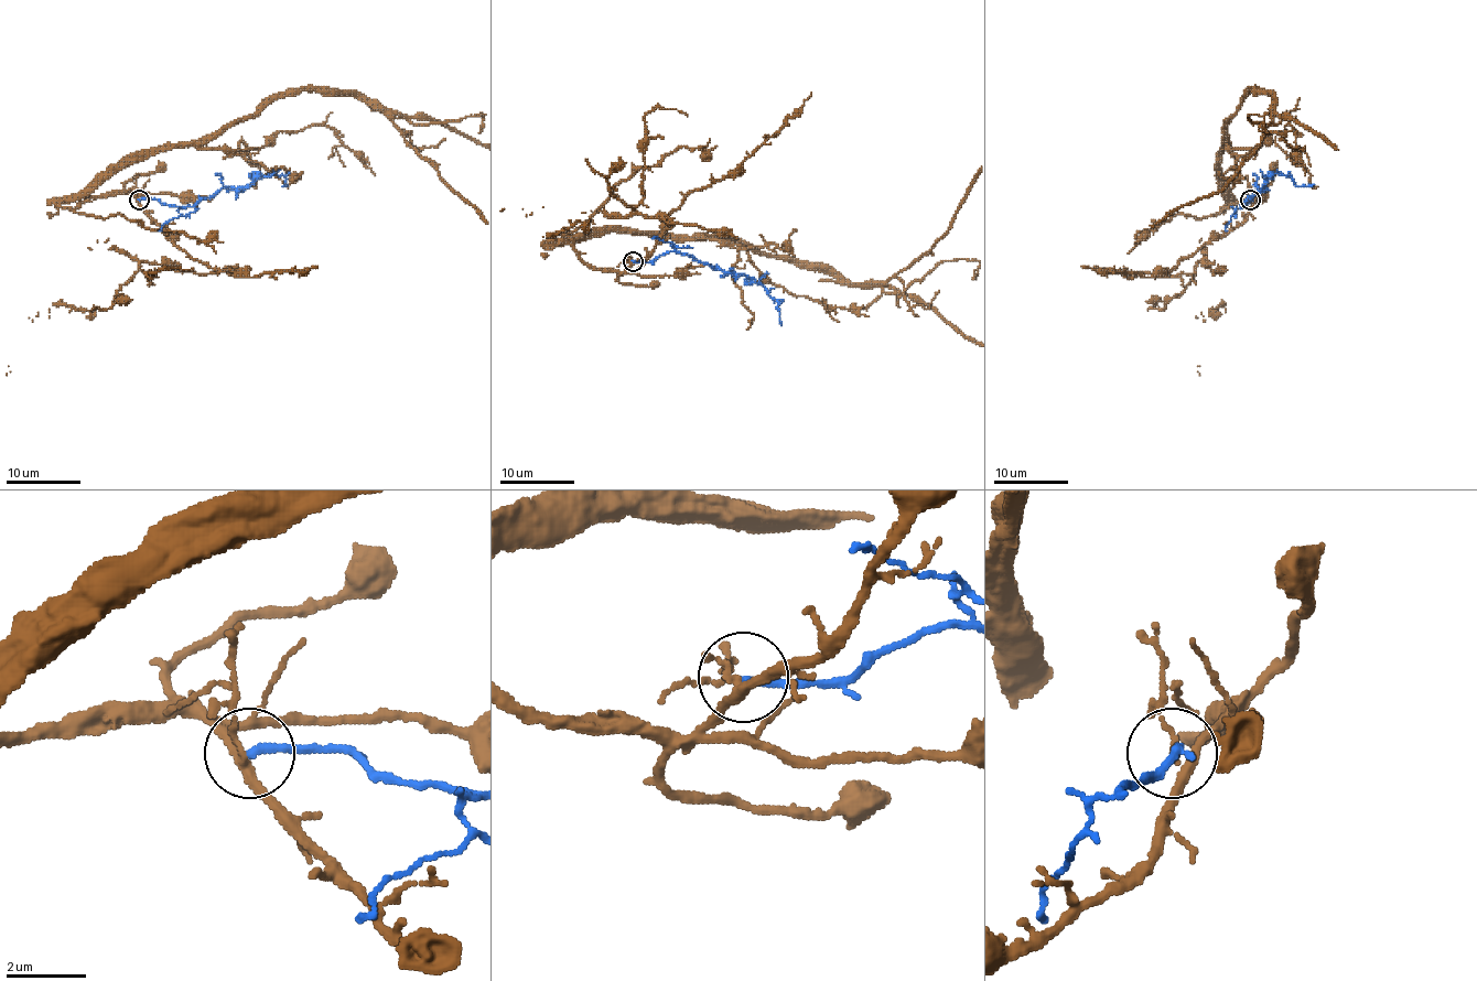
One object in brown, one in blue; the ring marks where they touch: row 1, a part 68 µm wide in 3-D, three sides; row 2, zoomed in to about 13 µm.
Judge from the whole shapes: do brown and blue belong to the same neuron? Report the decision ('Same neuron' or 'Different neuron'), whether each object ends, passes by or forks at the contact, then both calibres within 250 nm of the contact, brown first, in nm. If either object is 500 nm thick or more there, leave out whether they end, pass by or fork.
Different neuron. At the ring brown forks. At the ring blue ends. Thickness 170 nm (brown) against 190 nm

